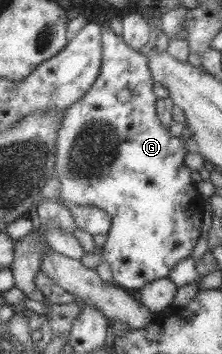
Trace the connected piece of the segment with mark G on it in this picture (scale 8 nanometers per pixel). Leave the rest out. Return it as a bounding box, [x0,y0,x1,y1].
[54,23,204,290]

